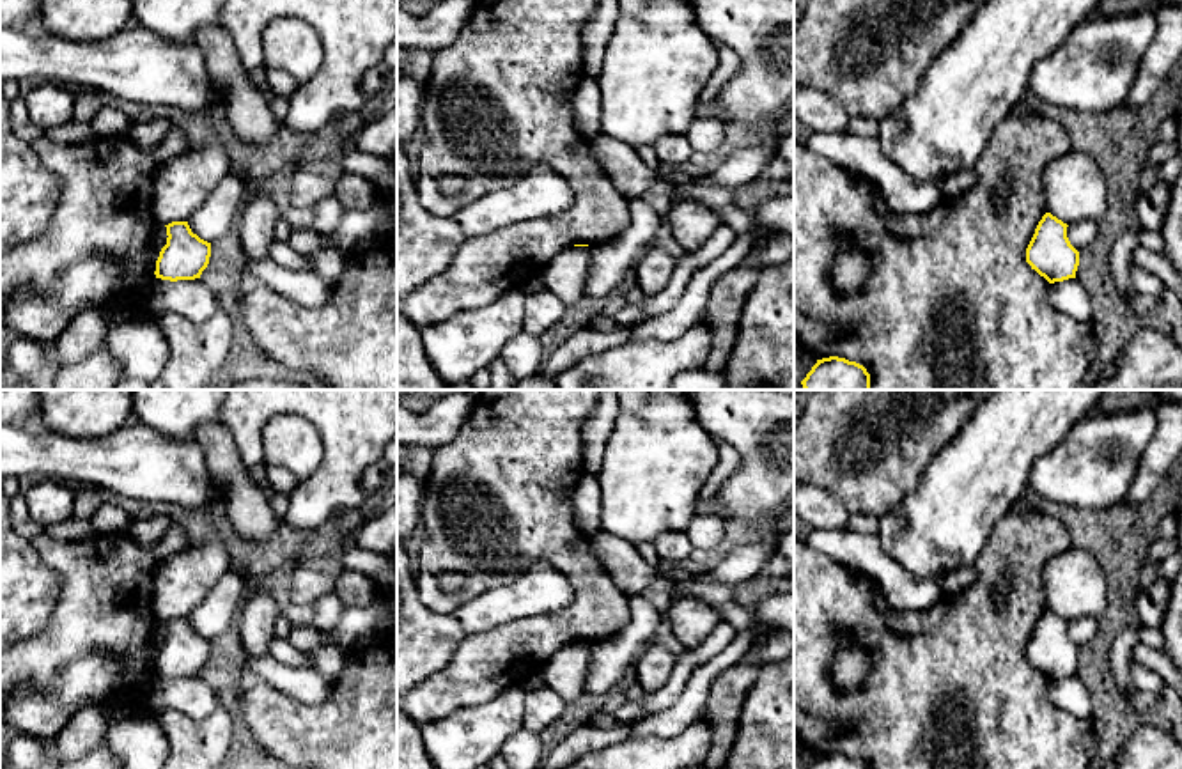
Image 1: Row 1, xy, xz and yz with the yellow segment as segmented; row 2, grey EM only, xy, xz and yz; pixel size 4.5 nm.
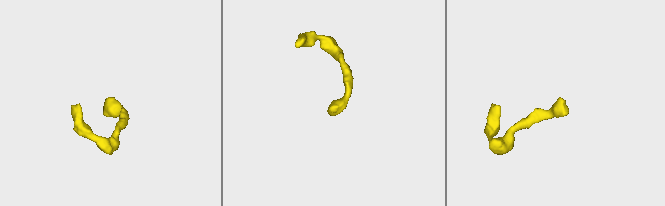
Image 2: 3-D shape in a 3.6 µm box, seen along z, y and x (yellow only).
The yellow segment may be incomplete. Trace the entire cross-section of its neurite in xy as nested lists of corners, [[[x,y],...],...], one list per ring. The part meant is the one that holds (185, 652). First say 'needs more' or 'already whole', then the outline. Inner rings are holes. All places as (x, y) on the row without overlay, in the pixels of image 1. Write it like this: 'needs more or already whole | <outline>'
already whole | [[[172,618],[167,624],[167,641],[156,657],[156,675],[195,677],[209,661],[211,640],[191,629],[188,618]]]

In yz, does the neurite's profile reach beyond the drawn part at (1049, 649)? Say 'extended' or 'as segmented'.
as segmented

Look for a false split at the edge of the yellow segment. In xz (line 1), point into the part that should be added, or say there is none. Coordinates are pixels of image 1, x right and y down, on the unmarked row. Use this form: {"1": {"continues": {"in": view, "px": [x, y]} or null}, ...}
{"1": {"continues": null}}

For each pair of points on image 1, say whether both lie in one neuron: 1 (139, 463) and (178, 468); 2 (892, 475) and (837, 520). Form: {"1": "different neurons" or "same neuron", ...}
{"1": "same neuron", "2": "different neurons"}

